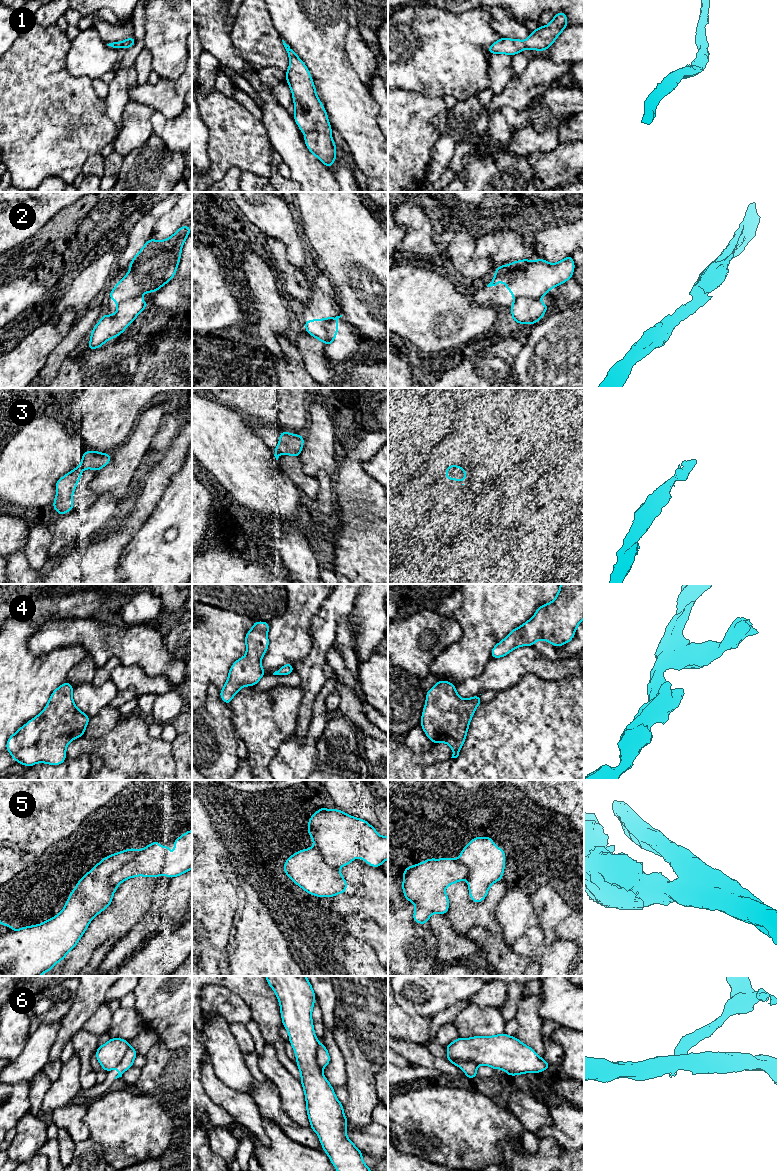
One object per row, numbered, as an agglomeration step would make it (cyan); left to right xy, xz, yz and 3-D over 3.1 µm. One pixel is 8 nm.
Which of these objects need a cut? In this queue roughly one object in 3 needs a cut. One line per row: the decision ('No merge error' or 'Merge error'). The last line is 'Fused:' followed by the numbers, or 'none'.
1: No merge error
2: Merge error
3: Merge error
4: No merge error
5: Merge error
6: Merge error
Fused: 2, 3, 5, 6

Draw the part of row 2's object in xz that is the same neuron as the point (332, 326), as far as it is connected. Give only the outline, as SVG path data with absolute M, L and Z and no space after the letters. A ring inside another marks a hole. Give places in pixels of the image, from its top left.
M334 318L333 320L326 322L325 324L328 334L328 342L326 345L333 344L333 341L336 338L338 332L338 319L339 318Z

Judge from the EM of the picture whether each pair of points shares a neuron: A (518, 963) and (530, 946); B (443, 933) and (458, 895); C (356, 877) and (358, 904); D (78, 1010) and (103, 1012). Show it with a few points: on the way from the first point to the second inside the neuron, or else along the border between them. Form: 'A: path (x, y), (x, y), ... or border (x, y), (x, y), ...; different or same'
A: border (511, 946), (516, 953), (525, 955), (531, 961); different
B: border (445, 914), (452, 927), (459, 933), (465, 934); different
C: path (359, 884), (361, 894), (359, 897); same
D: border (104, 1005), (81, 1028); different

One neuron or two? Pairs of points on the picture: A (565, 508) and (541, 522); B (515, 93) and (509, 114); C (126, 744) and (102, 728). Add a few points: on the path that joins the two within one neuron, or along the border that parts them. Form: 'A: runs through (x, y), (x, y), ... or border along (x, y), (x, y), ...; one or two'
A: runs through (559, 512), (547, 522); one
B: border along (534, 101), (522, 110), (501, 109), (513, 130); two
C: border along (122, 716), (106, 734), (94, 738), (85, 738); two

